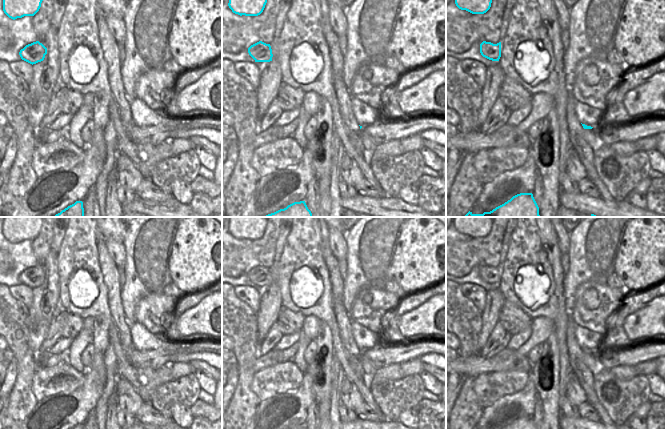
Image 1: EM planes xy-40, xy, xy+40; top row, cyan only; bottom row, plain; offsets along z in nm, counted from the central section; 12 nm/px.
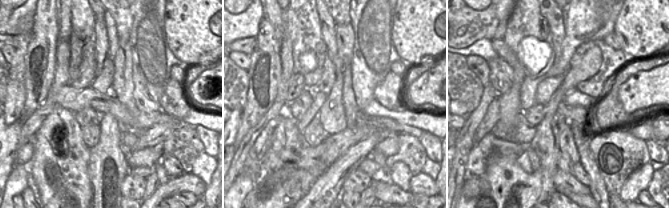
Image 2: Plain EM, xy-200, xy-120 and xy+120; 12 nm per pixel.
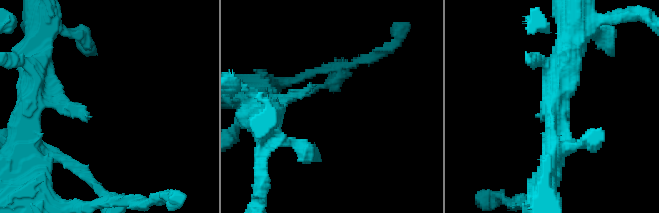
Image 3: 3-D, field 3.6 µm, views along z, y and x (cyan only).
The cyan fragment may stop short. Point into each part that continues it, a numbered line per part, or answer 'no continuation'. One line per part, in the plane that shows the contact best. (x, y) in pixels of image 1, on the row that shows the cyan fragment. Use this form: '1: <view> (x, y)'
no continuation

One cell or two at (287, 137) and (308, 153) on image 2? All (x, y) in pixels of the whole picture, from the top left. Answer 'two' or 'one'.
two

